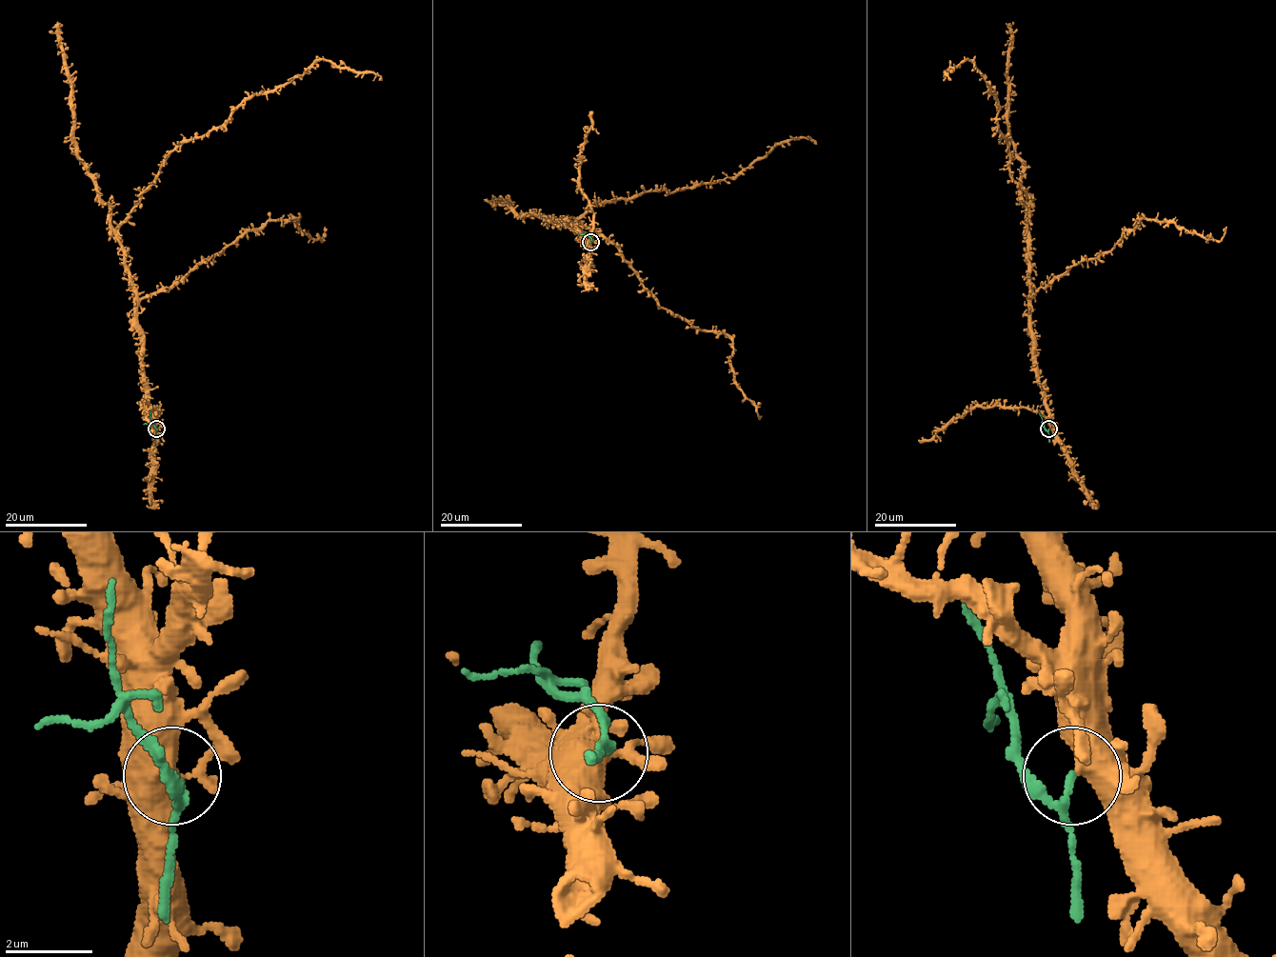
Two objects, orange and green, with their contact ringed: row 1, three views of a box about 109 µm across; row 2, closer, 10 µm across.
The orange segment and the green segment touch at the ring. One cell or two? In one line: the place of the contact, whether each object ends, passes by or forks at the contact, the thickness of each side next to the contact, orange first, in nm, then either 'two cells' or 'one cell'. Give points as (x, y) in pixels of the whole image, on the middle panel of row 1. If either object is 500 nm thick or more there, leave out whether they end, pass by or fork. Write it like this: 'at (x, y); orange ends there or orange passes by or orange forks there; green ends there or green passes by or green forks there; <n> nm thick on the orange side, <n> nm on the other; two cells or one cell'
at (590, 242); 650 nm thick on the orange side, 130 nm on the other; two cells

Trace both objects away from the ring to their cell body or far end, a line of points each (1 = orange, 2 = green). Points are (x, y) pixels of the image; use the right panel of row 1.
1: (1049, 428), (1030, 322), (1028, 195), (1010, 175), (999, 107), (985, 77), (963, 60), (945, 73), (950, 80)
2: (1049, 428), (1047, 430), (1044, 428), (1039, 410)

